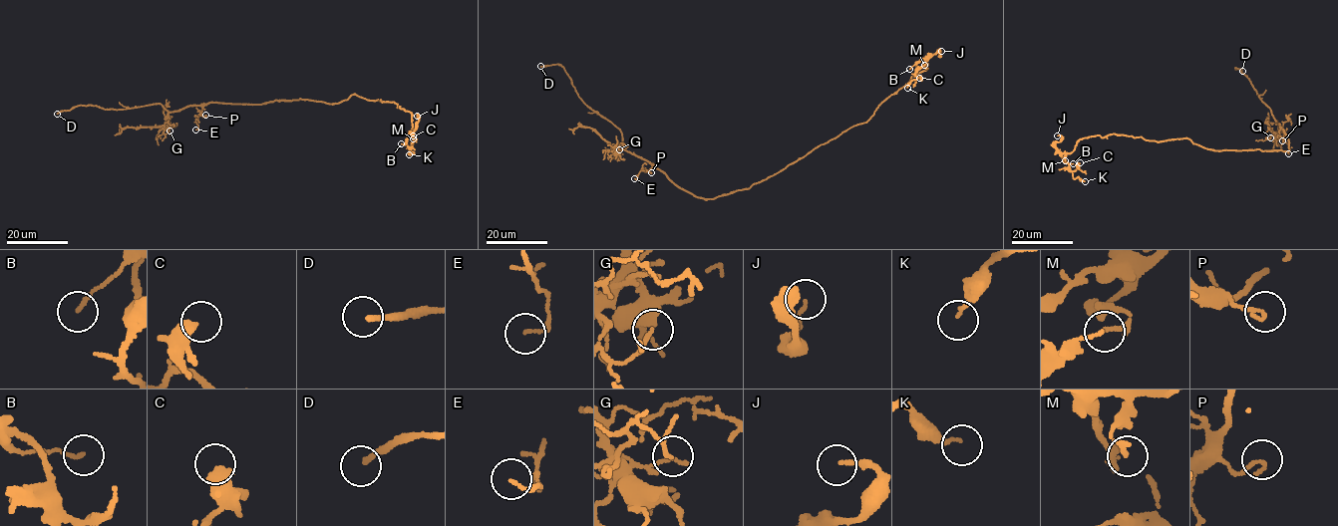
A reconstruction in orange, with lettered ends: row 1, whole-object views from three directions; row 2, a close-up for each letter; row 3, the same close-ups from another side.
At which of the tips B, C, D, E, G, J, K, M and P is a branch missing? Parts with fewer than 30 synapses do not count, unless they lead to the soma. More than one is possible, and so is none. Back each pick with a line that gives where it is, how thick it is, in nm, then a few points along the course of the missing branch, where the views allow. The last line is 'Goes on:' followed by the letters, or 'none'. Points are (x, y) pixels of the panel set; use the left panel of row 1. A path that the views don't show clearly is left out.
D: (57, 114) | 180 nm | (57, 114), (26, 121), (27, 114)
Goes on: D

